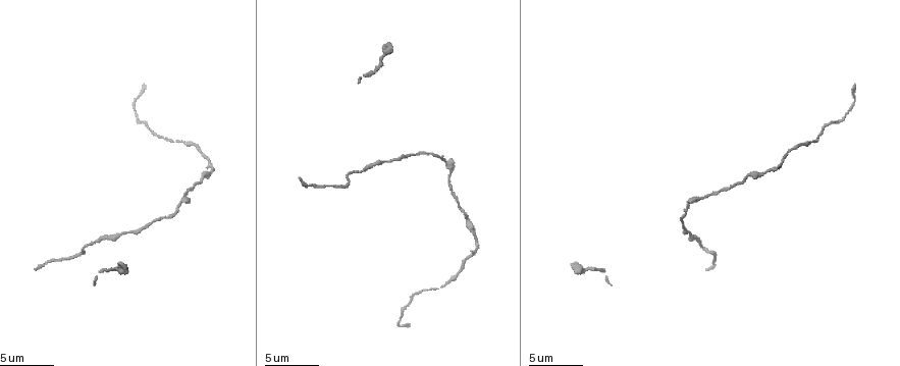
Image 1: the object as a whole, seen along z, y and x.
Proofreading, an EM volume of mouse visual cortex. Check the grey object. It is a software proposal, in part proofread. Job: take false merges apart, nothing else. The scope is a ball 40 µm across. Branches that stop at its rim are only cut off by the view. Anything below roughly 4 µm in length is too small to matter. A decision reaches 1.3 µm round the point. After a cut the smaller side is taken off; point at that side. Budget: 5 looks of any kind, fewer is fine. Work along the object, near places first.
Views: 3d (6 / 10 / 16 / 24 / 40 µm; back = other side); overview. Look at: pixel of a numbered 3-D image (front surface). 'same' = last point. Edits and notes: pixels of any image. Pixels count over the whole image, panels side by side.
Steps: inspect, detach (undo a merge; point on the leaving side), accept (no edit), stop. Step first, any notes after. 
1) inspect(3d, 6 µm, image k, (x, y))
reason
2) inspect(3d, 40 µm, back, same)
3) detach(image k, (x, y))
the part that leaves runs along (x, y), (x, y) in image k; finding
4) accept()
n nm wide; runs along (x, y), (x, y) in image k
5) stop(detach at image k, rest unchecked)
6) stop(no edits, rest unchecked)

inspect(3d, 10 µm, image 1, (181, 206))
calibre changes

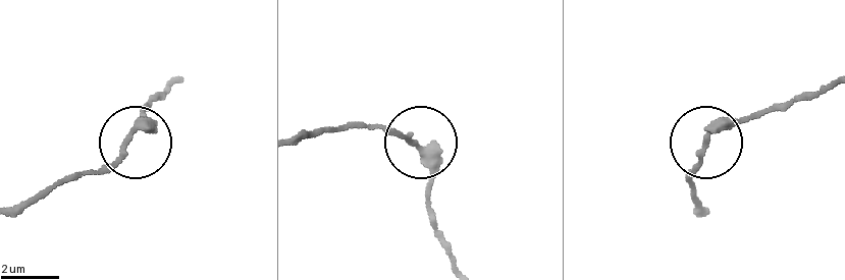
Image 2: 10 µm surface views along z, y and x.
accept()
continuous, no second neuron

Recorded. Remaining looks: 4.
inspect(3d, 6 µm, image 1, (377, 164))

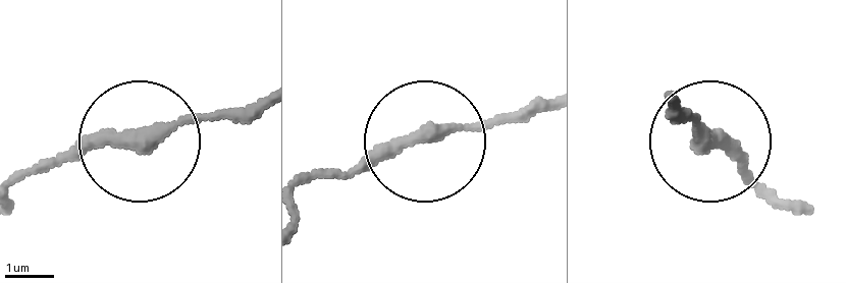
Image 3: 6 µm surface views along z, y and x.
accept()
270 nm wide; runs along (548, 102), (389, 143), (321, 175) in image 3; one neuron here

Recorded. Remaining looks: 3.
inspect(3d, 16 µm, image 1, (77, 256))
thick turns thin

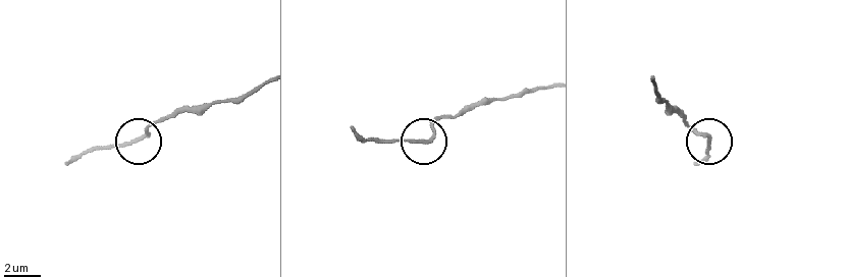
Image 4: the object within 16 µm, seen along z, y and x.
accept()
runs along (262, 82), (240, 97), (157, 119), (139, 140), (95, 146) in image 4; all the same neuron

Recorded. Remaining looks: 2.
stop(no edits, rest unchecked)

